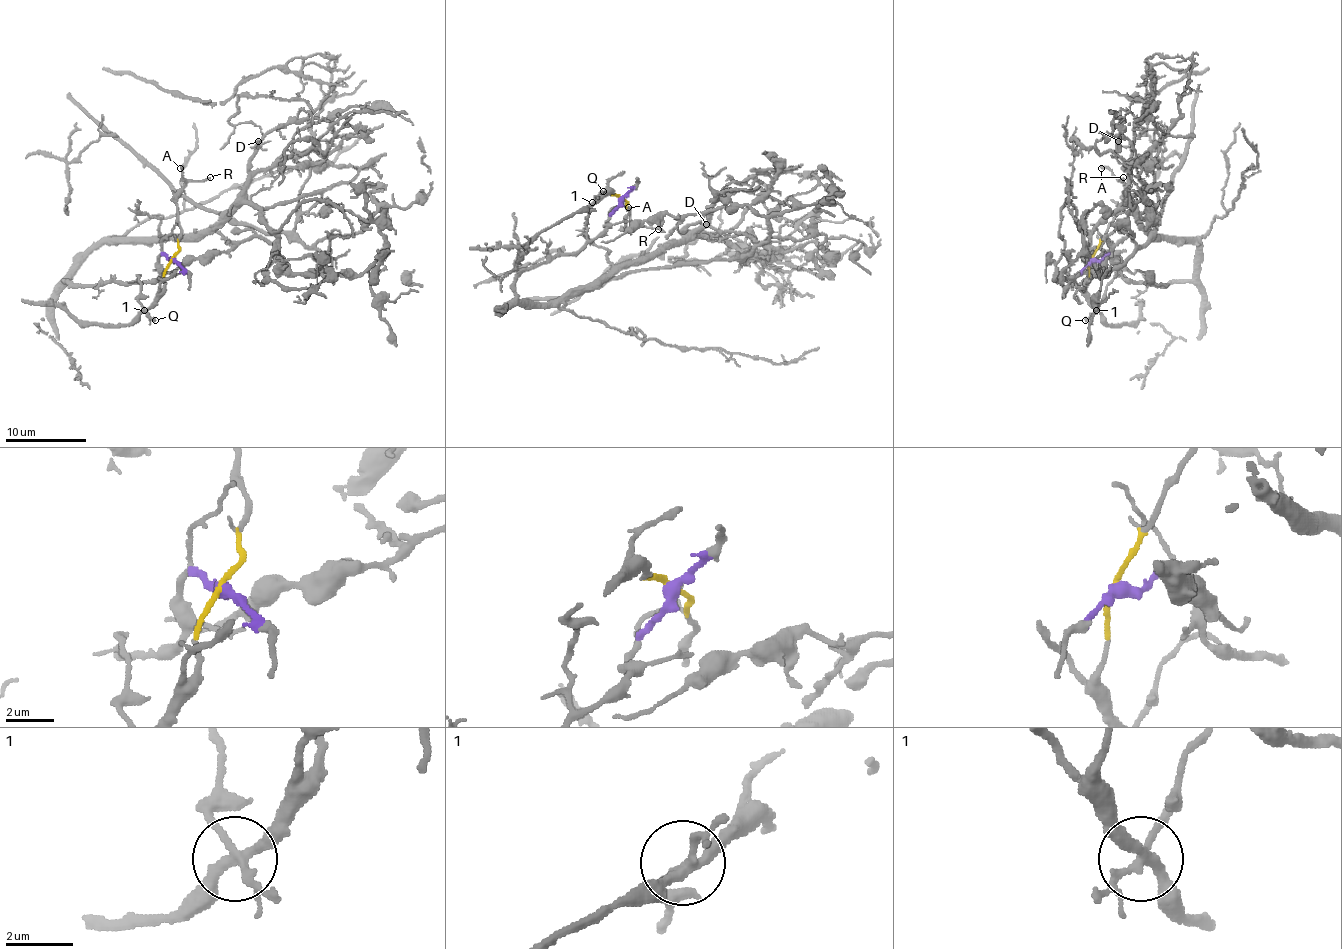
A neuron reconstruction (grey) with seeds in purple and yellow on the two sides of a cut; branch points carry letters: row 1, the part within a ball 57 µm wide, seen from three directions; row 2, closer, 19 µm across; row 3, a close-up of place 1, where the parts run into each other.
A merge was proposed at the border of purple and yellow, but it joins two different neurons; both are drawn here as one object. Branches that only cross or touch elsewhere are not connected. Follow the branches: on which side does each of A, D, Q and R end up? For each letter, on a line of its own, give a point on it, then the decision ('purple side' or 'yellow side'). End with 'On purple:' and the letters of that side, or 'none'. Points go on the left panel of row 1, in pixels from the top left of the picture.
A: (180, 168) | yellow side
D: (258, 141) | purple side
Q: (155, 320) | purple side
R: (210, 177) | yellow side
On purple: D, Q

